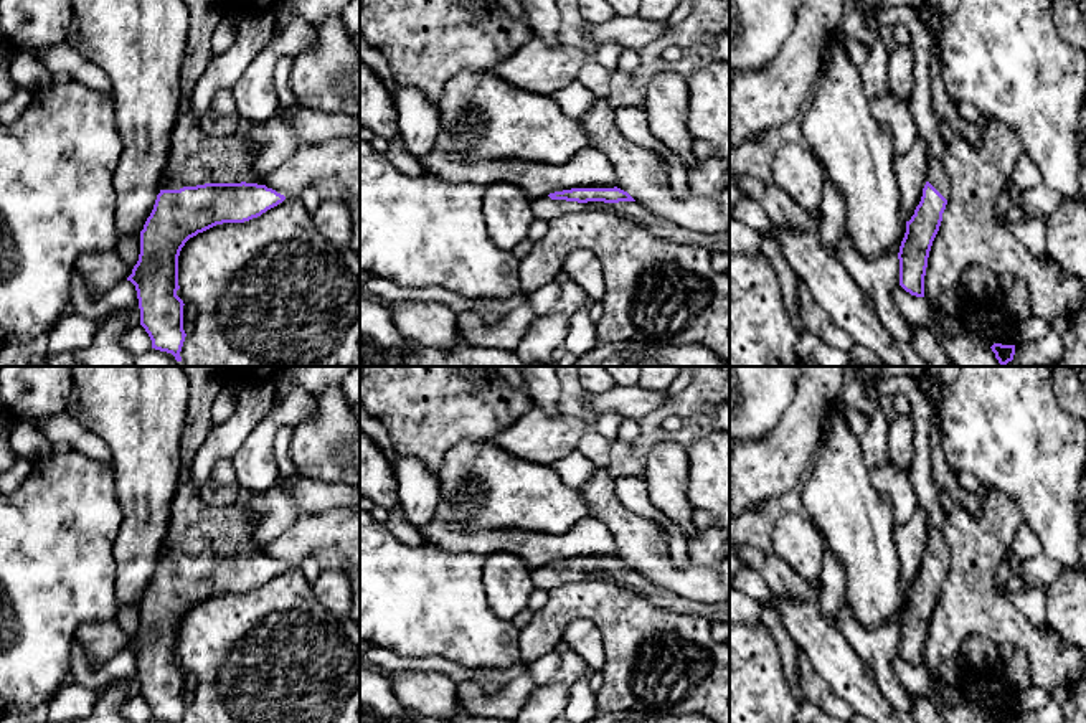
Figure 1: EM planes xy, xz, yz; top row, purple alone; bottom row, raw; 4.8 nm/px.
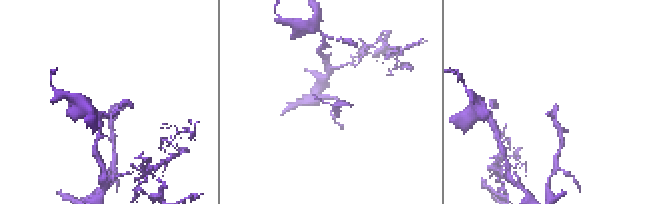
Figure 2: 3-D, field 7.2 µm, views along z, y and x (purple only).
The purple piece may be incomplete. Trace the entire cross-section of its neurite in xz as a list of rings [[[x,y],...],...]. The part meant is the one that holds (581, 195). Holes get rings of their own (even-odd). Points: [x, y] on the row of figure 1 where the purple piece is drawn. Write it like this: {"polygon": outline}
{"polygon": [[[571,188],[550,193],[548,196],[531,198],[530,208],[535,220],[550,221],[563,213],[579,213],[583,210],[599,210],[614,213],[627,221],[647,228],[654,236],[677,244],[701,246],[713,253],[730,254],[730,233],[705,234],[683,226],[677,226],[640,203],[627,191],[614,188]]]}

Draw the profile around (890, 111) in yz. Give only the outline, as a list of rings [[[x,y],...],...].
[[[881,38],[868,48],[866,61],[860,68],[863,94],[871,117],[888,130],[896,155],[911,150],[919,137],[908,99],[901,99],[890,86],[888,51]]]

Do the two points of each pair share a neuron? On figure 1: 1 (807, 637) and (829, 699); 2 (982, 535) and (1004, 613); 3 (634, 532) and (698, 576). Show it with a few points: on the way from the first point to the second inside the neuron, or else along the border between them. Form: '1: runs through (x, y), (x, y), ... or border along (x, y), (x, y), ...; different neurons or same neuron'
1: border along (799, 647), (814, 671), (850, 705); different neurons
2: runs through (982, 555), (984, 593); same neuron
3: runs through (646, 548), (674, 576), (682, 576); same neuron

